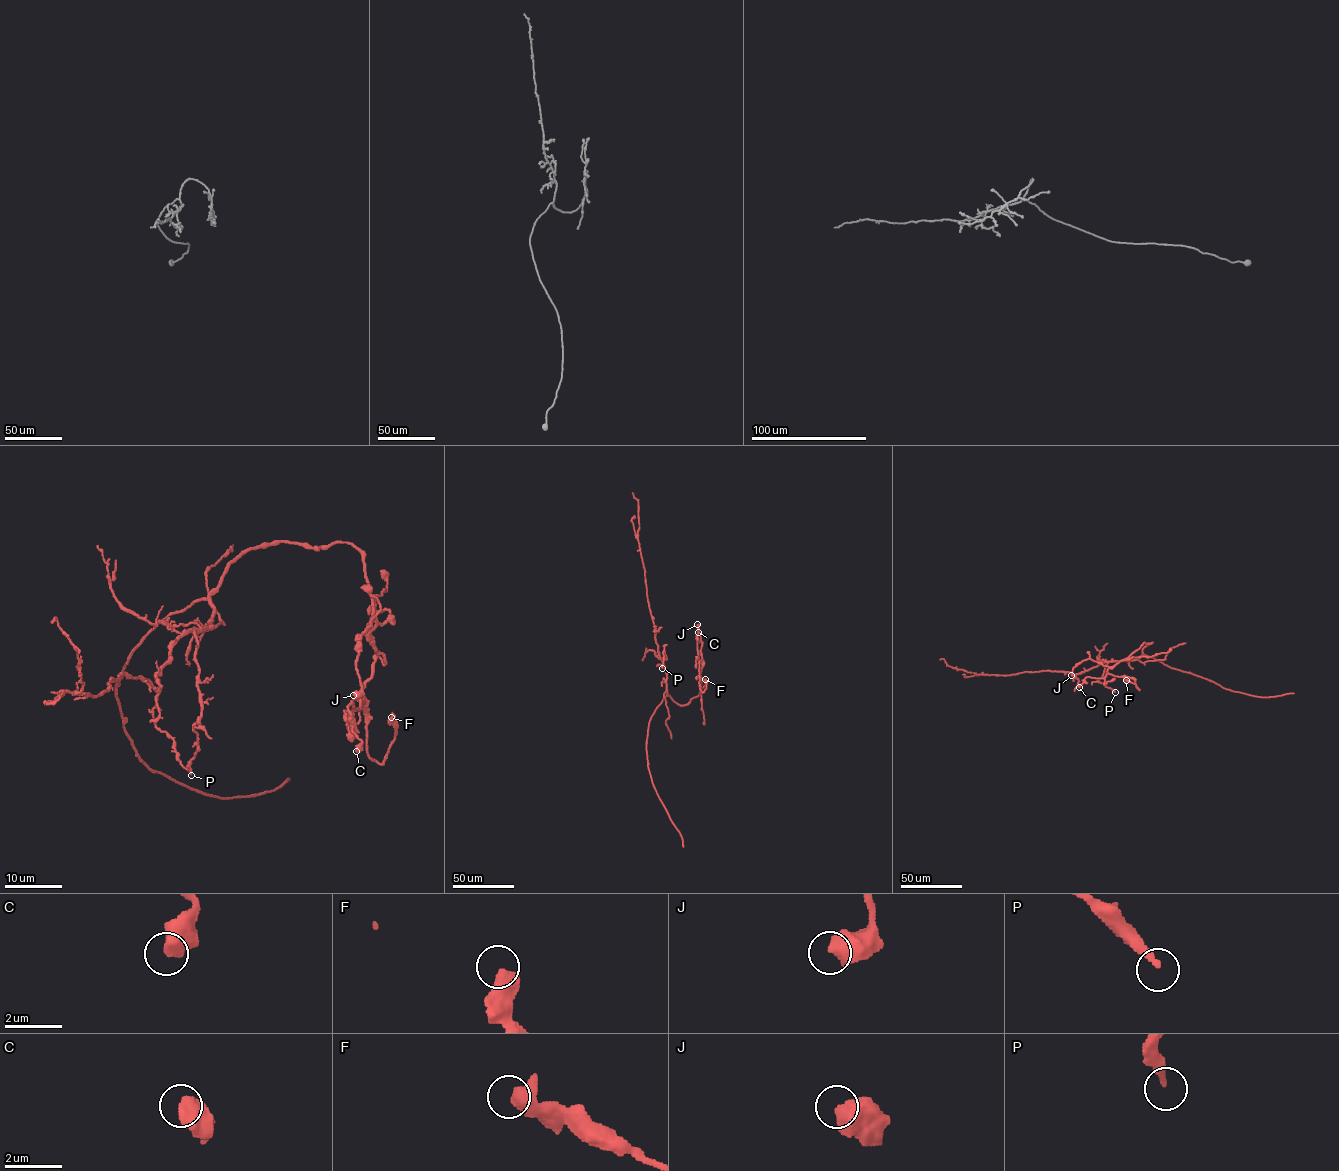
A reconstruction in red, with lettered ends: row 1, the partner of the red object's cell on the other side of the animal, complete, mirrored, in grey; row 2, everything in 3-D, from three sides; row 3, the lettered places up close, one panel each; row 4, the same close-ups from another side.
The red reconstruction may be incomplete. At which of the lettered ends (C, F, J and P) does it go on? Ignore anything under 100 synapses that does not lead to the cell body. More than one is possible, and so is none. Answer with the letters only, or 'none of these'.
none of these

